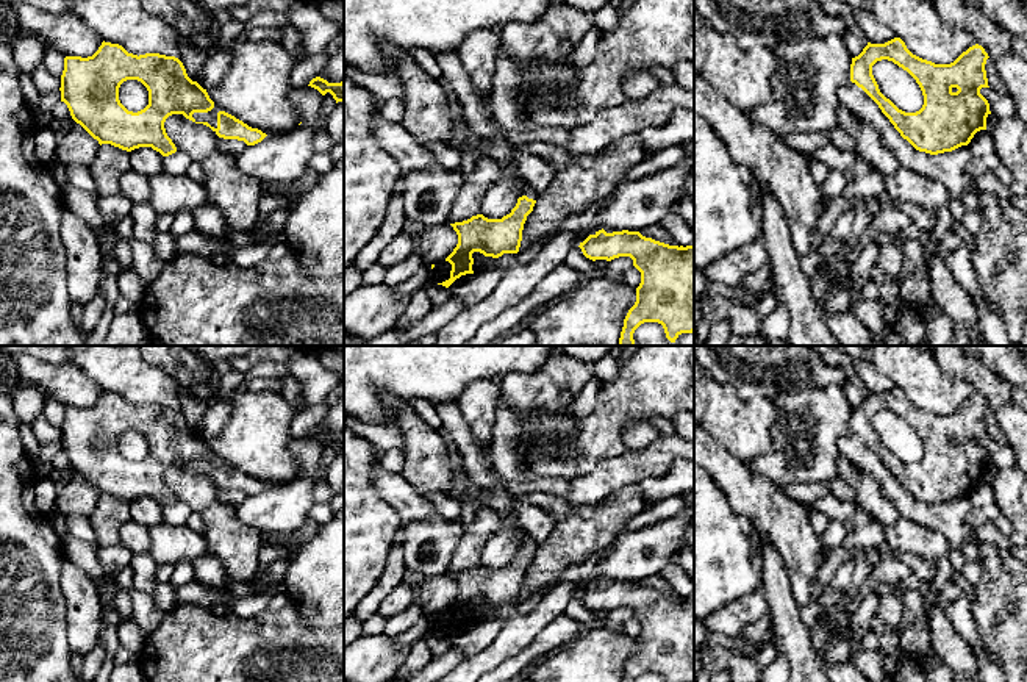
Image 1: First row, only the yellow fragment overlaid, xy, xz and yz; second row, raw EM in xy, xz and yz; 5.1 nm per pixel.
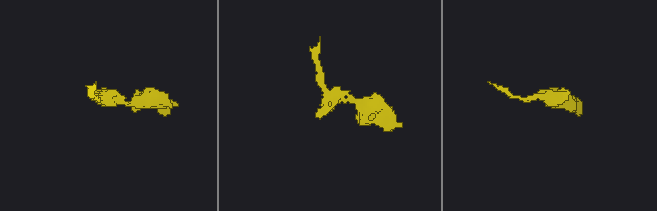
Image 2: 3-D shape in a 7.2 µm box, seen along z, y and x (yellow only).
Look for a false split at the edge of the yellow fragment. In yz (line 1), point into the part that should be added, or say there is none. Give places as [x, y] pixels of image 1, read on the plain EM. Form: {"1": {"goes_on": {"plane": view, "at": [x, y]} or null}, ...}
{"1": {"goes_on": null}}

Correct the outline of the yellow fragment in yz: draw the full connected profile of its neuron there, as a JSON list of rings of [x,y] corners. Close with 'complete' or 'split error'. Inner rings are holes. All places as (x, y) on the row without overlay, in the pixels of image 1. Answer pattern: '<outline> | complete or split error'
[[[894,388],[885,394],[868,393],[863,402],[852,408],[850,432],[861,438],[878,455],[900,486],[916,501],[938,505],[968,496],[977,482],[986,480],[986,468],[991,461],[980,440],[989,438],[985,421],[988,408],[985,399],[975,394],[963,402],[954,413],[935,415],[913,405],[900,388]],[[882,410],[893,411],[916,430],[924,446],[924,455],[919,461],[905,463],[880,443],[872,425],[872,416]]] | complete

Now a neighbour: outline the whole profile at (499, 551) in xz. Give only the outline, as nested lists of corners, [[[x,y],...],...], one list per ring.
[[[500,519],[499,530],[485,543],[480,565],[488,569],[502,569],[510,565],[519,549],[517,533]]]

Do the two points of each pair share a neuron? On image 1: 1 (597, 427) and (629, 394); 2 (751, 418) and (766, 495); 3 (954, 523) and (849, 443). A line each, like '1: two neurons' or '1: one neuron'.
1: one neuron
2: two neurons
3: one neuron

